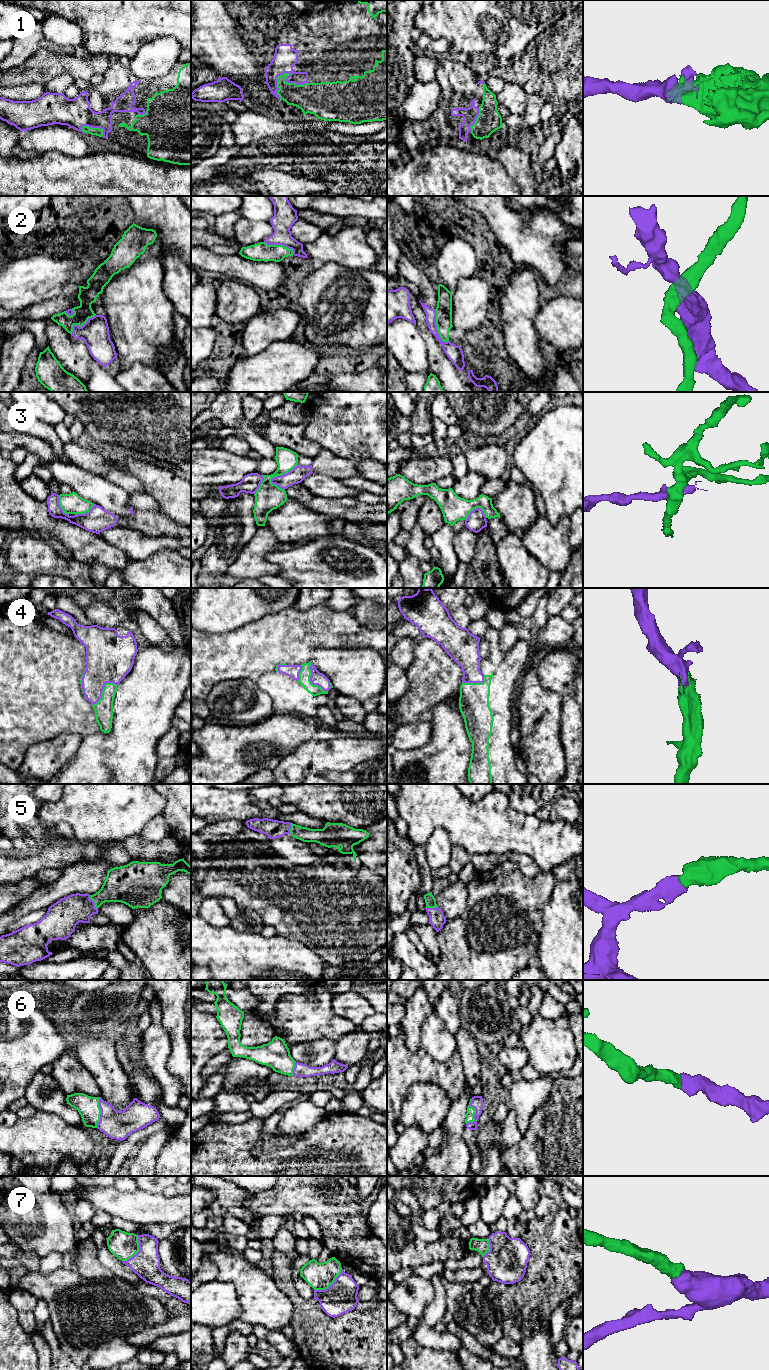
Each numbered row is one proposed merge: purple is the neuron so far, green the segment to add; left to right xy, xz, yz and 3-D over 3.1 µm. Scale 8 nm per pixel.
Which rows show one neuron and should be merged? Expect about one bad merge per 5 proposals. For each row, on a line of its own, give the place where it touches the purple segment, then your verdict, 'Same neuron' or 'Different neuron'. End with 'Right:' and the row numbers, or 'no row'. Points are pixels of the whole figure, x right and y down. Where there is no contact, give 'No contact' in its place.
1: Touches purple at xz (289, 75). Same neuron
2: Touches purple at yz (436, 326). Different neuron
3: Touches purple at xz (284, 474). Different neuron
4: Touches purple at xz (310, 680). Same neuron
5: Touches purple at xy (93, 902). Same neuron
6: Touches purple at yz (475, 1113). Same neuron
7: Touches purple at xz (331, 1285). Same neuron
Right: 1, 4, 5, 6, 7

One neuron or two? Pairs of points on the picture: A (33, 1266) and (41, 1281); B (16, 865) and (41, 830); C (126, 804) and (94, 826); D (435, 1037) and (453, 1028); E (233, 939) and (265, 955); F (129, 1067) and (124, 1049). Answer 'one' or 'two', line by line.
A: two
B: two
C: one
D: two
E: one
F: one

